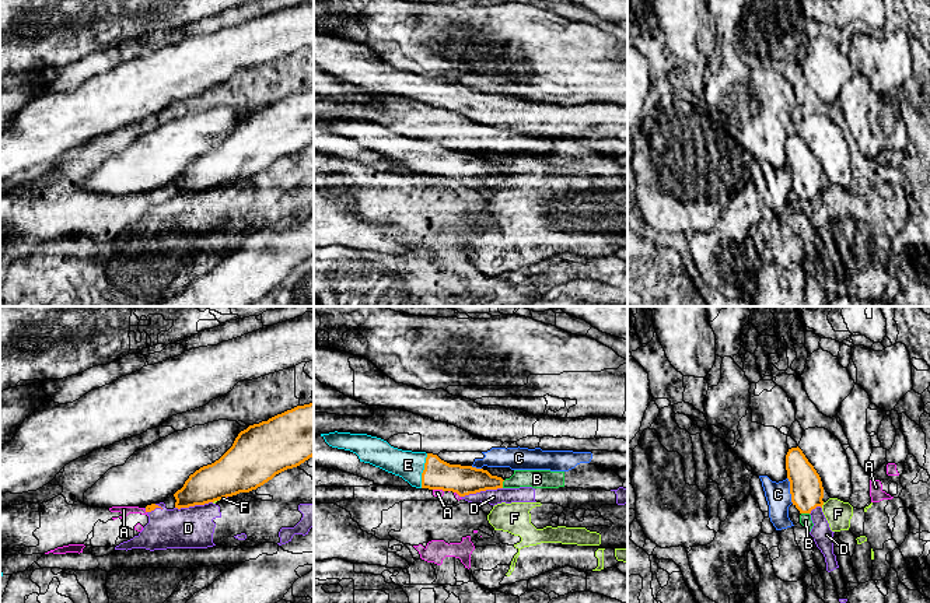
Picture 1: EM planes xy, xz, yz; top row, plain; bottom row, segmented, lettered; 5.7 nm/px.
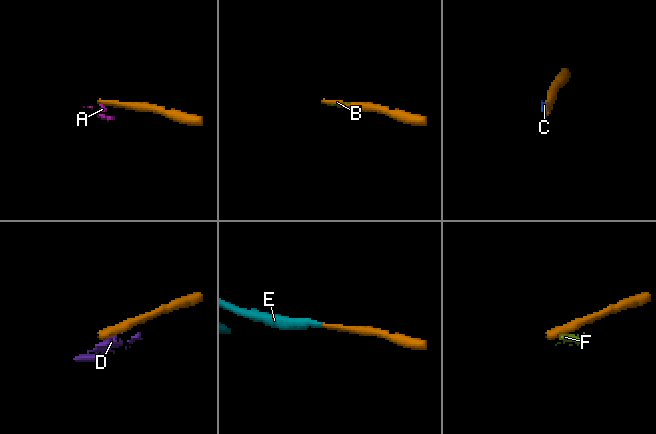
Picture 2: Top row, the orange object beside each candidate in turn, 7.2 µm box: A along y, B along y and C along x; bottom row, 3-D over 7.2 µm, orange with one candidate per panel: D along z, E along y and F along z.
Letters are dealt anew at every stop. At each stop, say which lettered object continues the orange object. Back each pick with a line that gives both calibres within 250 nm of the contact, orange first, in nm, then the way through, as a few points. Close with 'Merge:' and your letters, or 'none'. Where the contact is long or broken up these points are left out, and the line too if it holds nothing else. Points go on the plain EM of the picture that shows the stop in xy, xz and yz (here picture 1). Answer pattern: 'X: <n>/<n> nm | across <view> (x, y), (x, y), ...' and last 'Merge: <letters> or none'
E: 170/160 nm | across xz (437, 161), (423, 157), (408, 151)
Merge: E

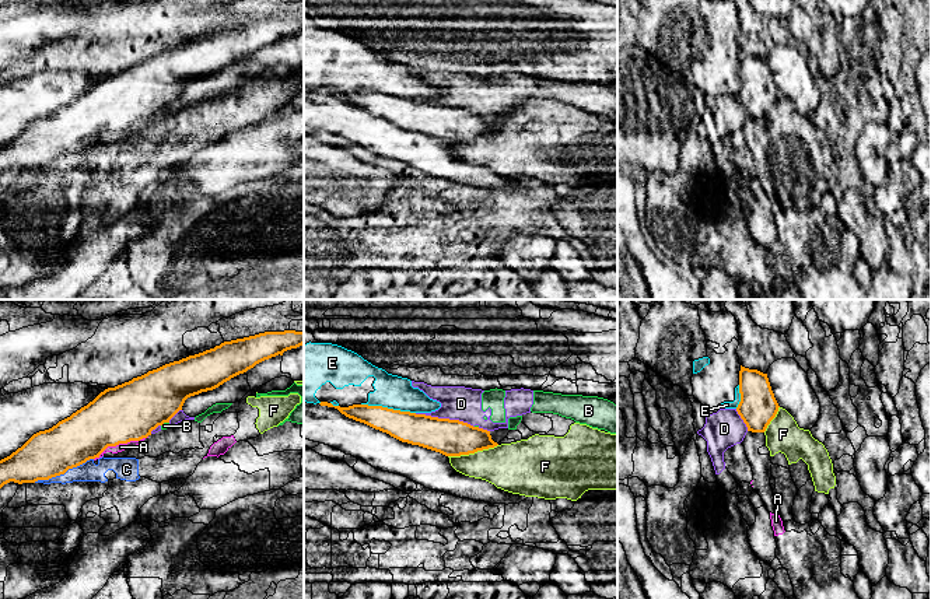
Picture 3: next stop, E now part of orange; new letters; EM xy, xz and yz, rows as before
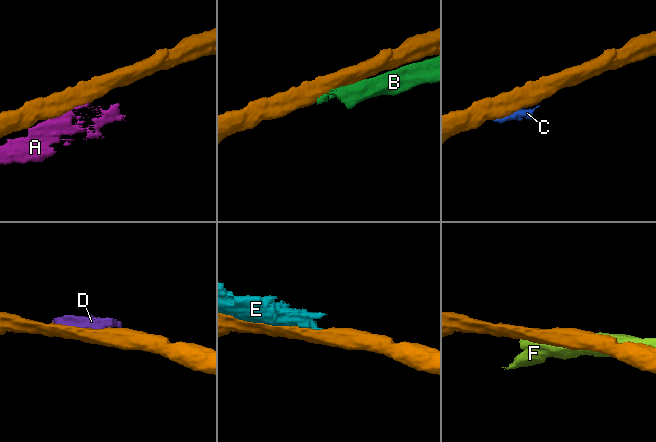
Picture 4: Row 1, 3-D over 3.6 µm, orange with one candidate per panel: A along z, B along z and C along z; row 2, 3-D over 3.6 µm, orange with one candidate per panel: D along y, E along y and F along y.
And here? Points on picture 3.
Merge: none

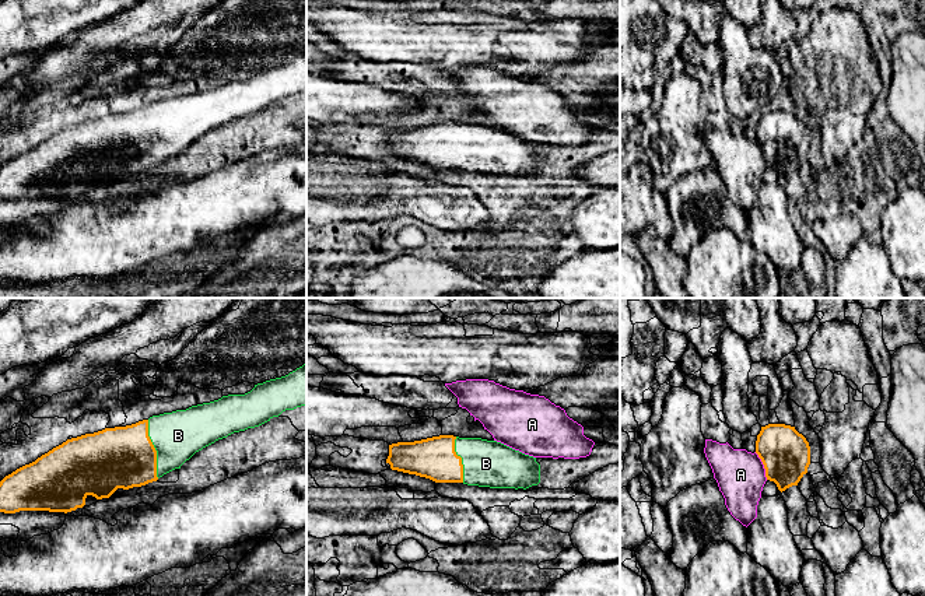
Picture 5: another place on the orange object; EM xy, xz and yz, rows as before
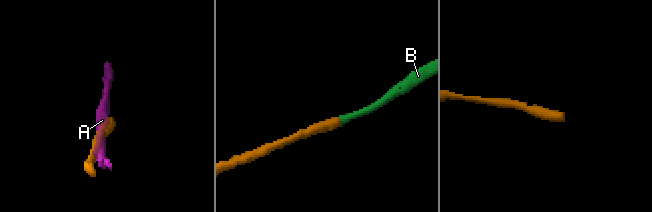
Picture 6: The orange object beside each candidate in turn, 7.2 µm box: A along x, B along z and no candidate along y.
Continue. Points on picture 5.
B: 360/280 nm | across xy (115, 144), (154, 136), (178, 122)
Merge: B

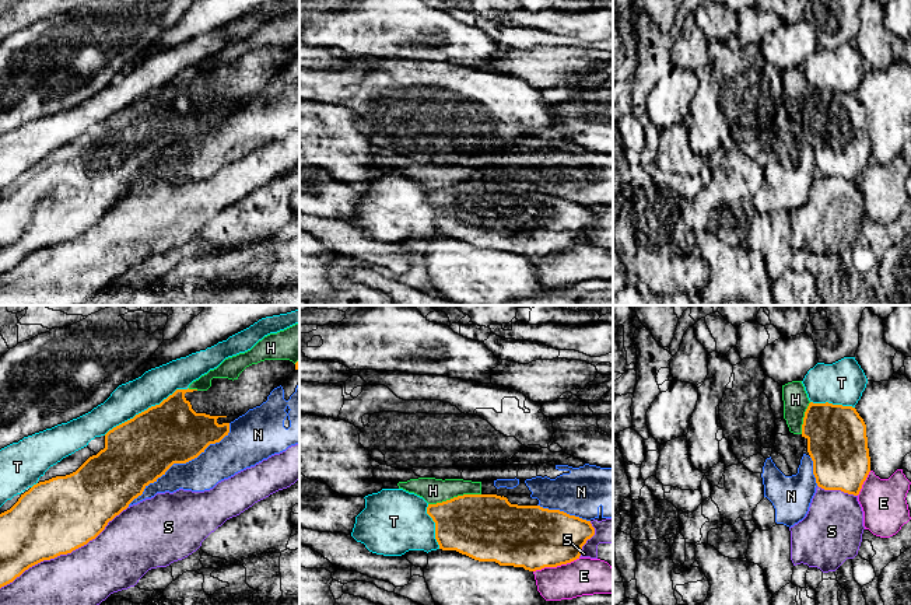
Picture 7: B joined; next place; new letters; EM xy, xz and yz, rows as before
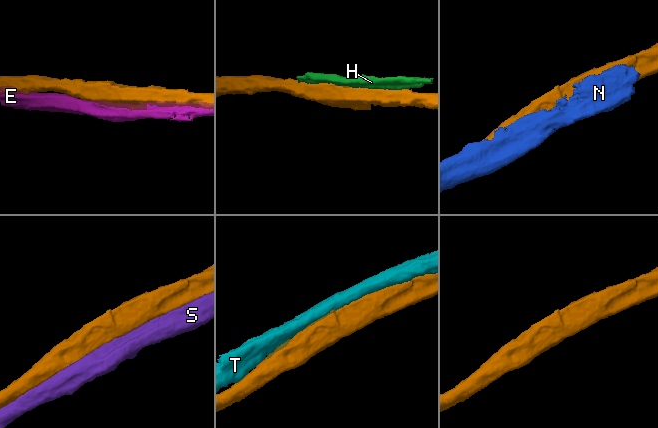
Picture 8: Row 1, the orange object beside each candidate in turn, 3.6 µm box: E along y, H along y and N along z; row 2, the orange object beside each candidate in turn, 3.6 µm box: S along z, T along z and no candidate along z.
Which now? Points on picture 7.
Merge: none

